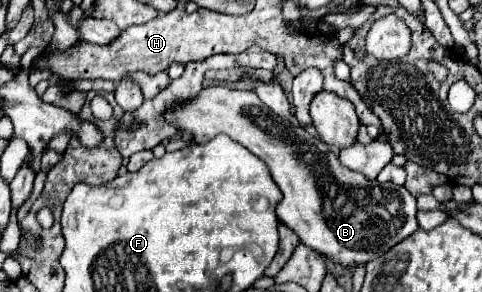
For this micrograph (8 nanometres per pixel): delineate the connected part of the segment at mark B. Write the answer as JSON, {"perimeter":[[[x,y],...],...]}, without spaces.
{"perimeter":[[[219,84],[205,86],[187,102],[173,102],[165,110],[165,120],[177,126],[179,132],[191,134],[195,144],[205,144],[217,134],[227,134],[259,156],[269,166],[283,194],[277,204],[279,220],[295,230],[303,244],[339,264],[351,266],[375,260],[419,230],[417,200],[405,186],[393,182],[379,184],[359,172],[347,170],[311,124],[291,124],[271,112],[251,90],[233,90]]]}

